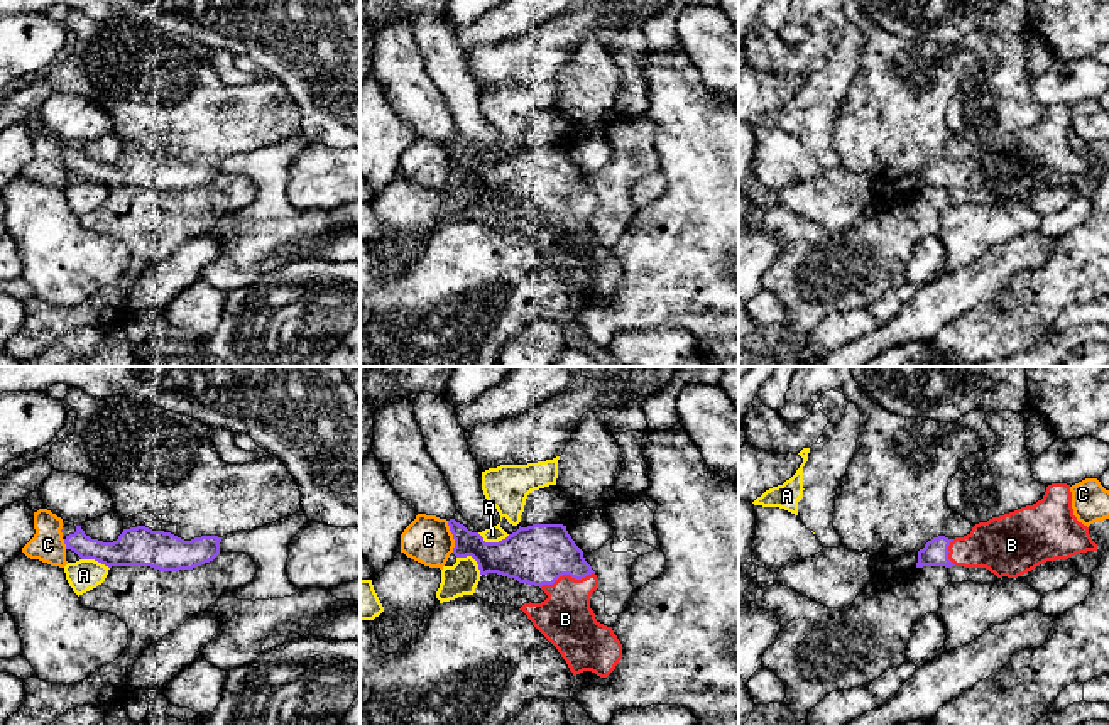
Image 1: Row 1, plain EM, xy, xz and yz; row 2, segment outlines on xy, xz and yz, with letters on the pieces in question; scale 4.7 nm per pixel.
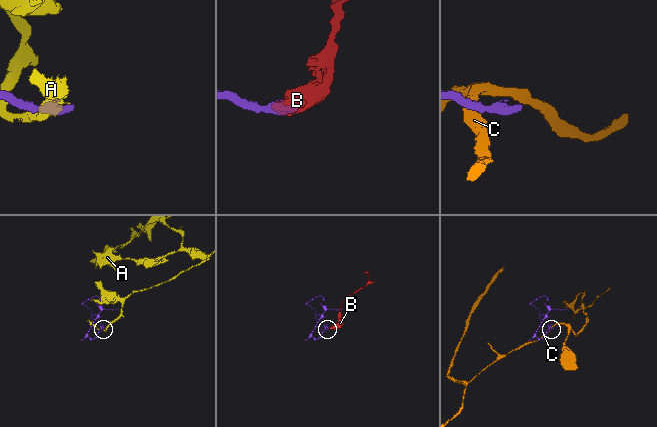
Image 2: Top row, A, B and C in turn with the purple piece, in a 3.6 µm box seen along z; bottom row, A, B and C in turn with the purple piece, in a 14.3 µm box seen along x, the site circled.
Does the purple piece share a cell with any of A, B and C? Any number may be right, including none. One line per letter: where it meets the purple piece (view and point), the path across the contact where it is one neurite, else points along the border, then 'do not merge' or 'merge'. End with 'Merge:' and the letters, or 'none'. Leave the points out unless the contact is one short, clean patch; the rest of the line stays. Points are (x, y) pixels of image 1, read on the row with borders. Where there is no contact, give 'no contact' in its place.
A: xz (494, 543) | do not merge
B: xz (567, 573) | merge
C: xz (453, 536) | along xz (447, 521), (452, 531), (453, 551) | do not merge
Merge: B

